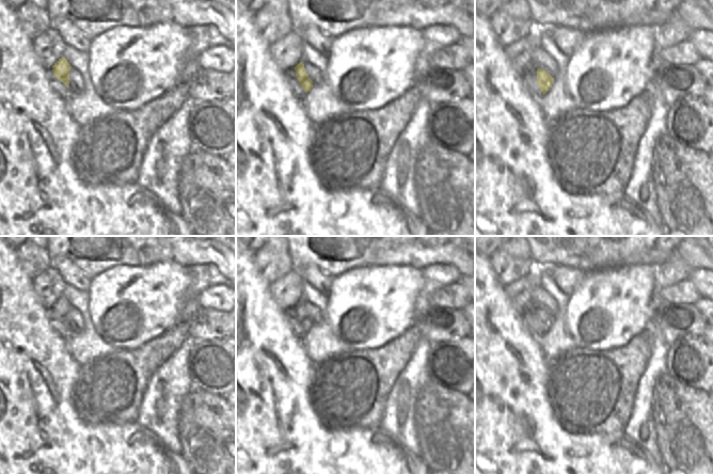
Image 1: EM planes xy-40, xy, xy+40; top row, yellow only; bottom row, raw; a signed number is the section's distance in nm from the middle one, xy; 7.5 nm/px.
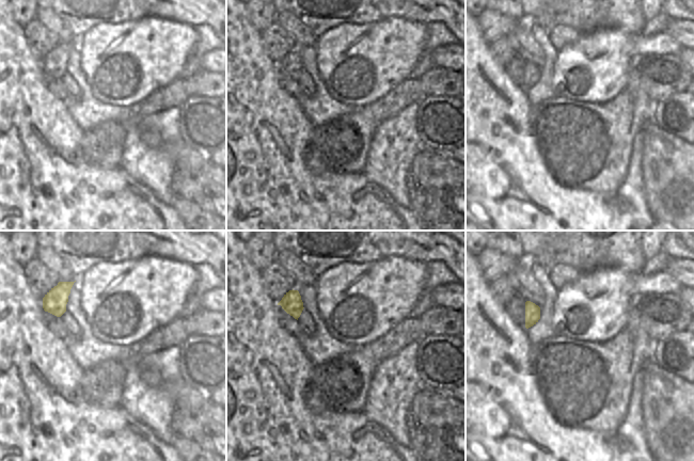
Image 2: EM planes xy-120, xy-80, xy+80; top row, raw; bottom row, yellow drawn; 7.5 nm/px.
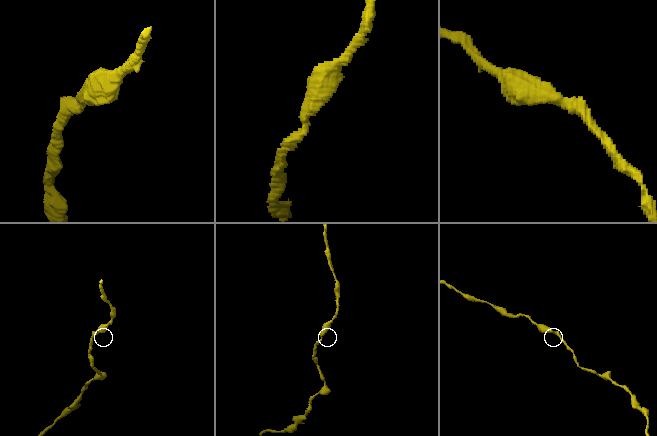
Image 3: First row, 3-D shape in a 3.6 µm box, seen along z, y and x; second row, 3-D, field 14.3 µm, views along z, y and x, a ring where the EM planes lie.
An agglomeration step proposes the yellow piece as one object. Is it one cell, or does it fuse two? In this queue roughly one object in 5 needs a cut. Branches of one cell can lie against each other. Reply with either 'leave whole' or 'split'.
leave whole

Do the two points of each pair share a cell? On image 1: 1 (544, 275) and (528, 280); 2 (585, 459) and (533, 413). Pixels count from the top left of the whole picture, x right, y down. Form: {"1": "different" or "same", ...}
{"1": "different", "2": "same"}

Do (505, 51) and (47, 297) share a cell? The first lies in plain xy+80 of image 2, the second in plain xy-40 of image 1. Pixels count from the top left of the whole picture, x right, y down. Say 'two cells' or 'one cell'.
one cell

